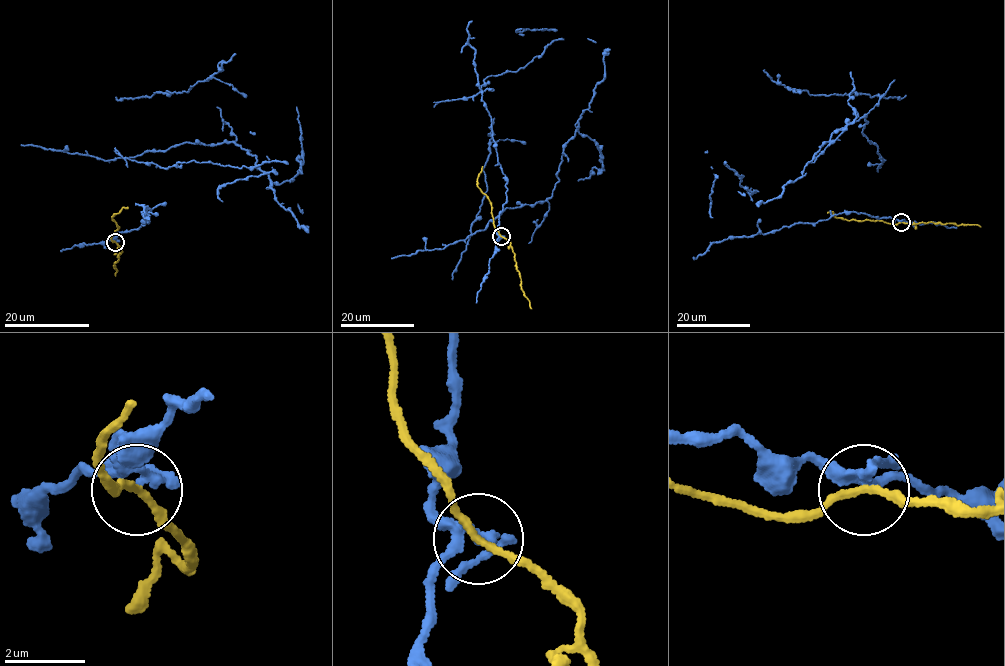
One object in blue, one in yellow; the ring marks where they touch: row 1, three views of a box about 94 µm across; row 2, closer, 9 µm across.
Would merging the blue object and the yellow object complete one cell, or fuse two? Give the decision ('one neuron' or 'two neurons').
two neurons

